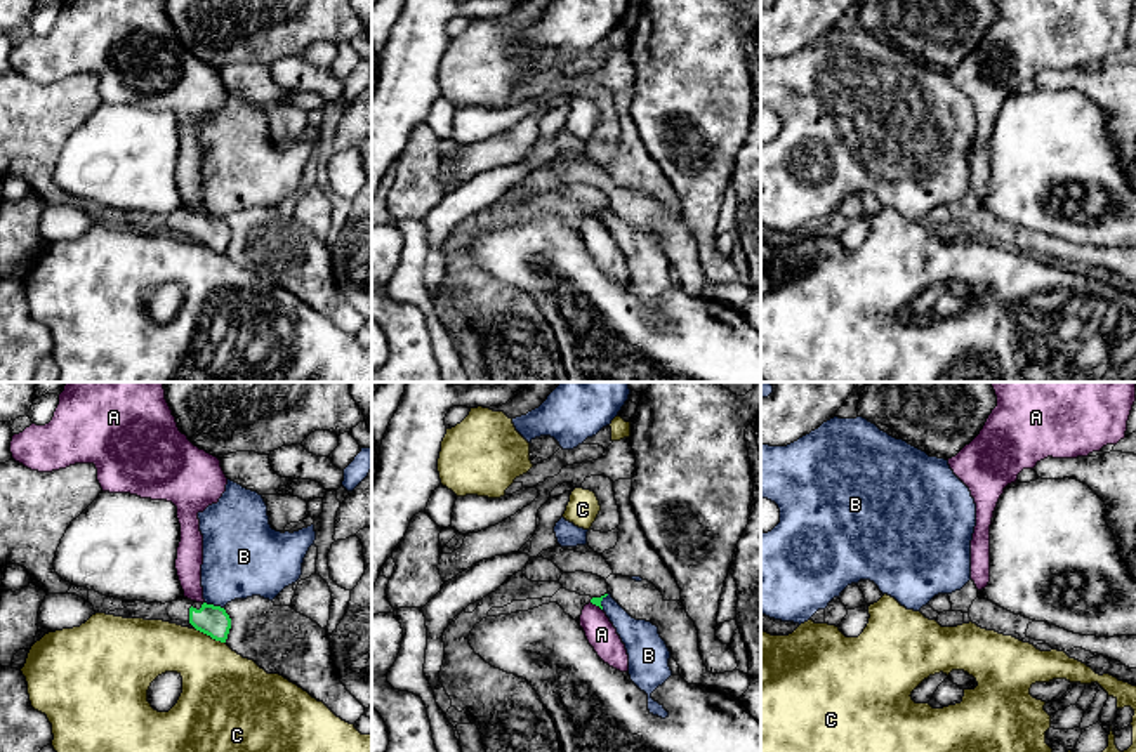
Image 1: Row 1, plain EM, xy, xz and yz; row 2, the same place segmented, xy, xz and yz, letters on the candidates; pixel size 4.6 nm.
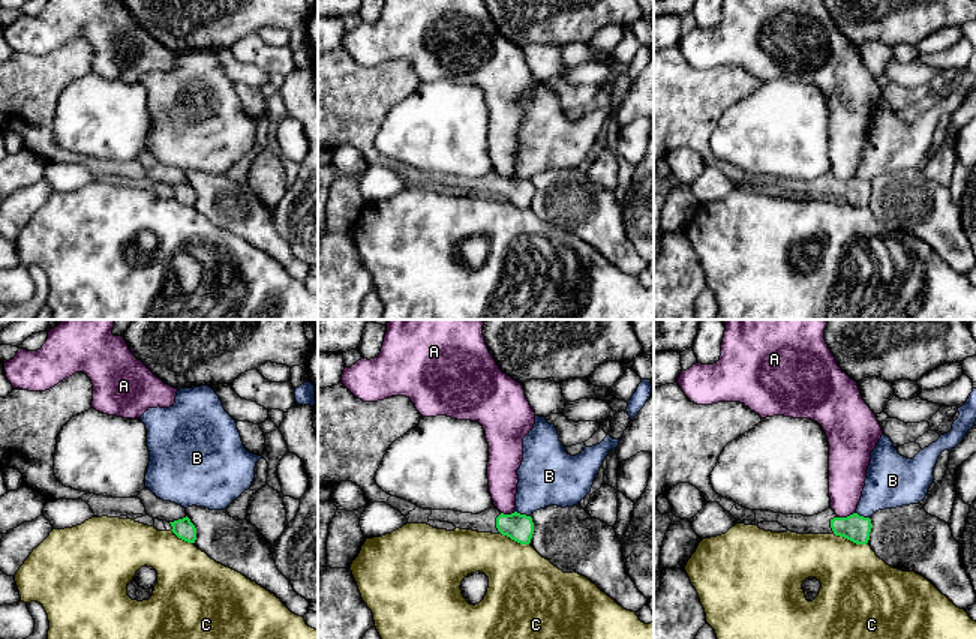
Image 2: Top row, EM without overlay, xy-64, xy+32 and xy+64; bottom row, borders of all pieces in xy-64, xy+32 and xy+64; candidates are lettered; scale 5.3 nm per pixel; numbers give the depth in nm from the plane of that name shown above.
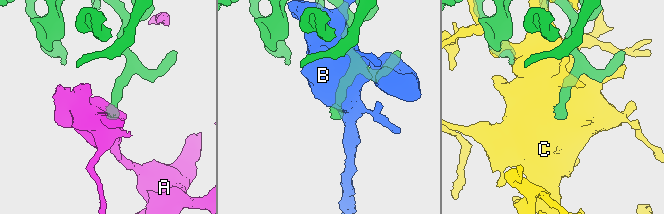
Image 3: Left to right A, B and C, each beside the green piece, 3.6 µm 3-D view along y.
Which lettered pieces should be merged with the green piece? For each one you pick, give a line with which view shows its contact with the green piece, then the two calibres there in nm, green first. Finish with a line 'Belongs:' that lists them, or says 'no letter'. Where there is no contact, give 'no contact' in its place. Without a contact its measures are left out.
Belongs: no letter

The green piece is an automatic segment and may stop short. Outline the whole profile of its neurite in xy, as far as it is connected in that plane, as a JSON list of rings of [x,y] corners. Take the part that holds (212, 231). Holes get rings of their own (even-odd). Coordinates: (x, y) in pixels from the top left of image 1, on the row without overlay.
[[[14,69],[0,75],[0,179],[19,175],[28,181],[33,195],[47,205],[73,205],[94,217],[96,224],[115,228],[132,228],[144,231],[163,231],[182,238],[196,240],[215,252],[226,254],[231,229],[224,219],[196,214],[181,208],[172,214],[123,212],[102,207],[87,198],[63,191],[54,181],[54,168],[68,137],[76,130],[102,102],[94,75],[75,75],[52,83],[38,83],[24,78]]]

